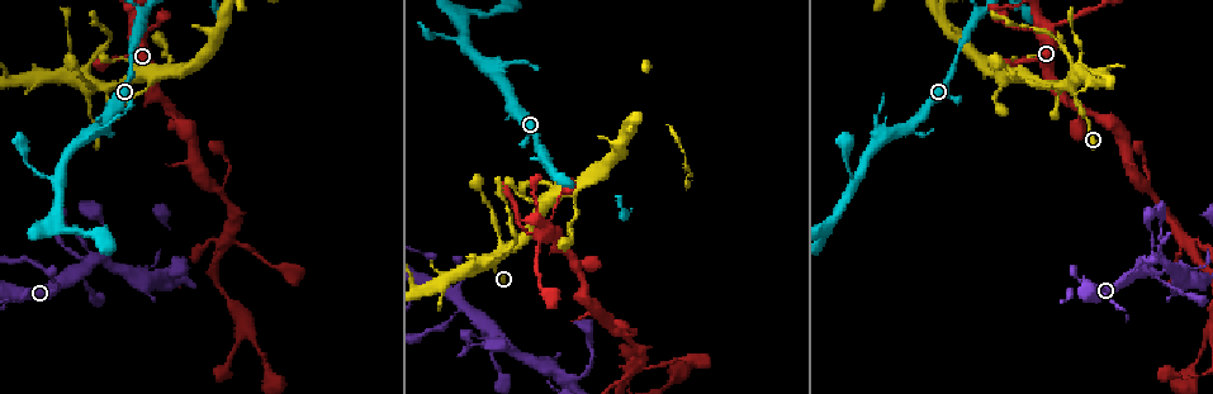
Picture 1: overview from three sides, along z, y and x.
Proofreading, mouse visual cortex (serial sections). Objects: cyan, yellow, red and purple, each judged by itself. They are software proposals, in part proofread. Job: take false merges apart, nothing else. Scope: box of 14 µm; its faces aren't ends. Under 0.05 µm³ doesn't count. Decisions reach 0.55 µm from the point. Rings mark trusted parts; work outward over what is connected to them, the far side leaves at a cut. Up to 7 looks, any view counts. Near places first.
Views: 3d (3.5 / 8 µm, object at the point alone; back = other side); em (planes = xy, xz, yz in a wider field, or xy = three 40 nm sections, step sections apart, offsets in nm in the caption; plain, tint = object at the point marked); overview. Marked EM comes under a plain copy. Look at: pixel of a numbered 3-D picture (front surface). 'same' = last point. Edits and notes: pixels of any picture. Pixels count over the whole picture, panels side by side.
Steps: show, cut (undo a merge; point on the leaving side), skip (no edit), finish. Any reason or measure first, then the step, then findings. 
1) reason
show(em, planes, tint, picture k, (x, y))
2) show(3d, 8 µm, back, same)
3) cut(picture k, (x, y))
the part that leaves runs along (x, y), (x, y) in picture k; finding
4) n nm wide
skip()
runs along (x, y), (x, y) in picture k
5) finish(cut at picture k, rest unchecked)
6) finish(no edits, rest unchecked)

sudden change in width
show(3d, 3.5 µm, back, picture 1, (1072, 58))

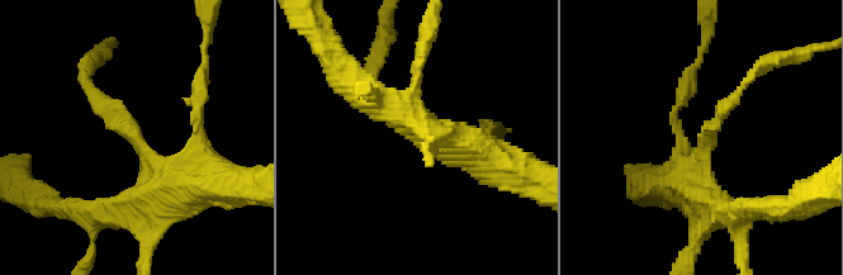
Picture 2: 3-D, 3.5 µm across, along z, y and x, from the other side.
shape alone is not enough
show(em, xy, step 2, tint, picture 2, (706, 131))

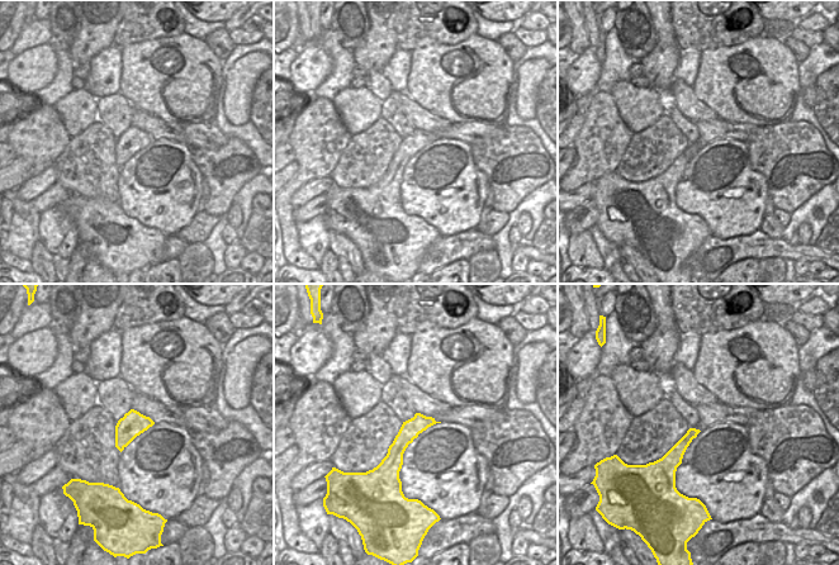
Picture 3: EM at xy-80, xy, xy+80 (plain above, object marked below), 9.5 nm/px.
show(em, xy, step 3, tint, same)

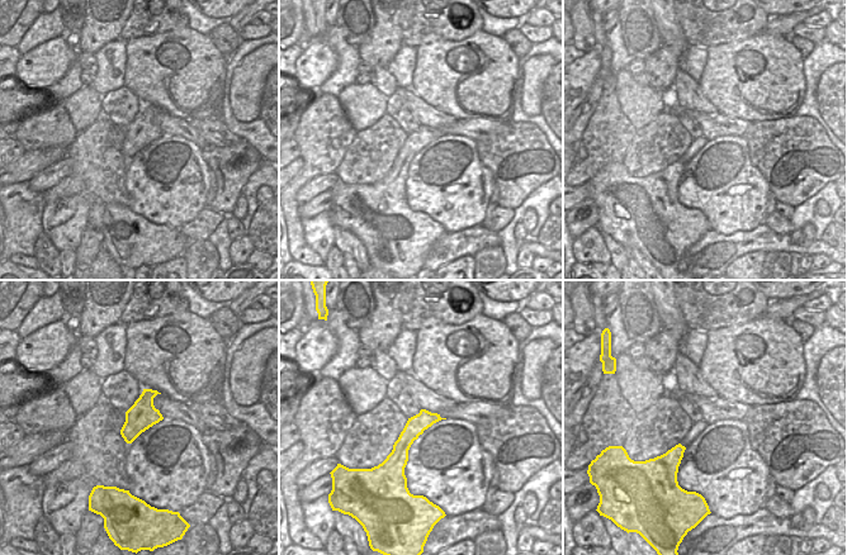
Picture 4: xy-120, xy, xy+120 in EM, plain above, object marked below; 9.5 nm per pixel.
skip()
runs along (159, 207), (164, 175), (85, 79) in picture 2; one cell here

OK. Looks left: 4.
small branch off a trunk
show(em, xy, step 3, tint, picture 1, (1148, 189))

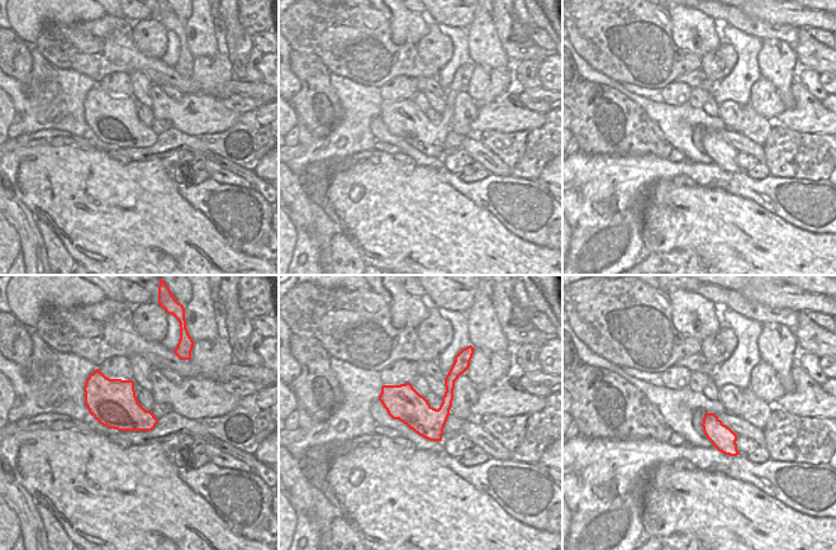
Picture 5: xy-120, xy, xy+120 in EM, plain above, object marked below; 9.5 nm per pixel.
wider look
show(3d, 3.5 µm, same)

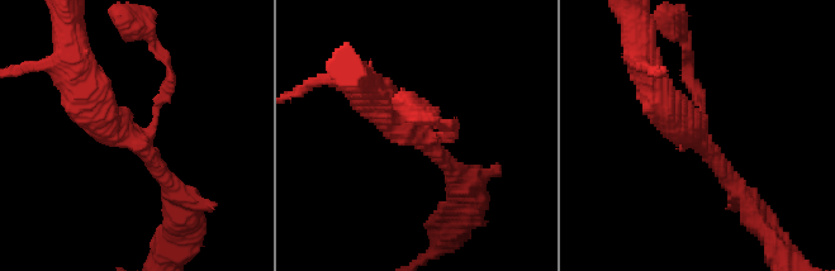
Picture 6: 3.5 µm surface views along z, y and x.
3 arms
skip()
runs along (85, 96), (151, 155), (185, 201) in picture 6; one cell here

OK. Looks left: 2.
four arms meet
show(3d, 3.5 µm, picture 1, (1184, 240))

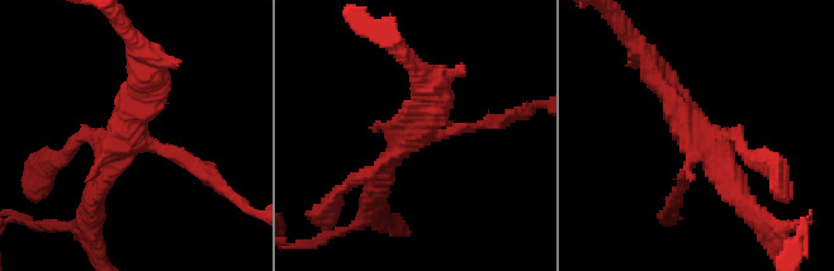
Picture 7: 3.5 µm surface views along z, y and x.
now the EM
show(em, xy, step 2, tint, picture 7, (124, 137))

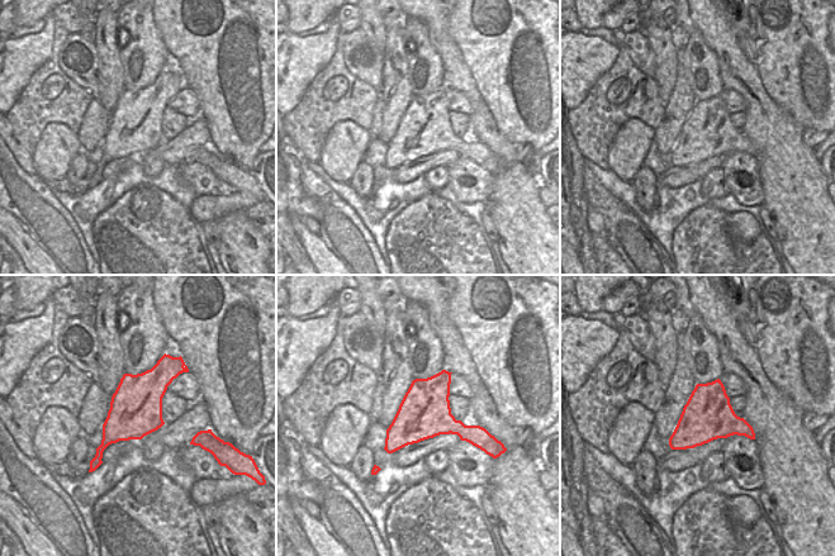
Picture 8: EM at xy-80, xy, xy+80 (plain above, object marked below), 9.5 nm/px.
4 arms
skip()
runs along (654, 70), (700, 144), (743, 199) in picture 7; one cell here

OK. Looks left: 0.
finish(no edits, rest unchecked)

